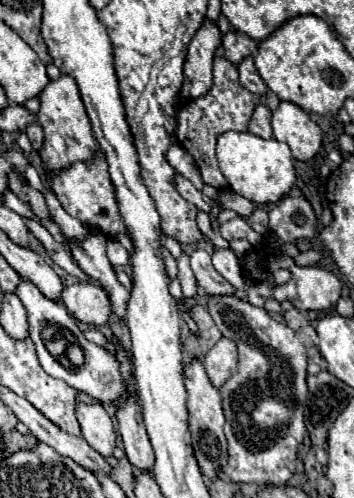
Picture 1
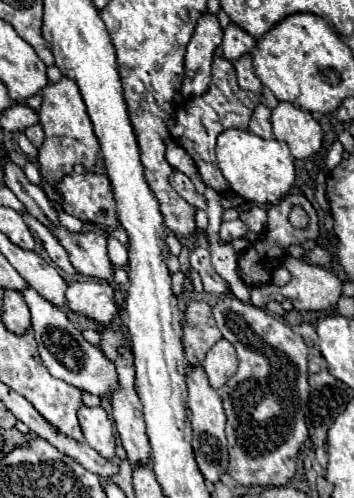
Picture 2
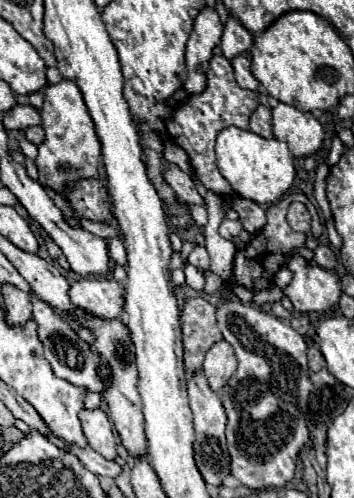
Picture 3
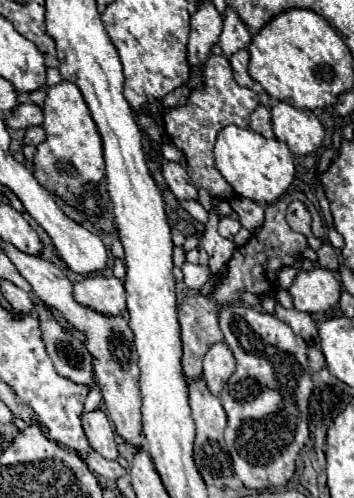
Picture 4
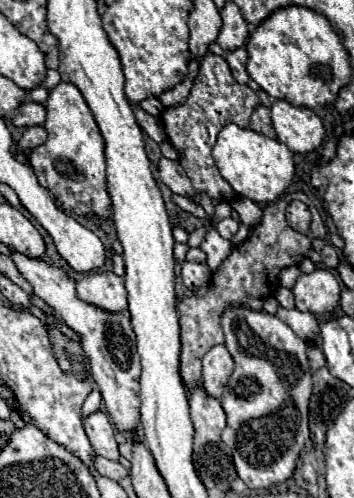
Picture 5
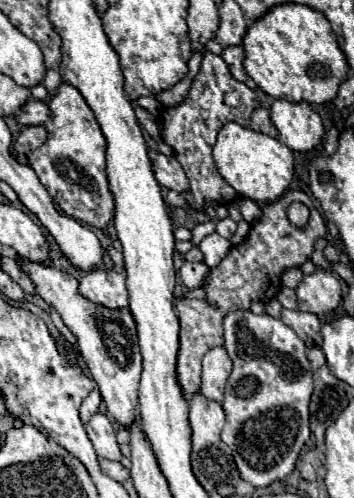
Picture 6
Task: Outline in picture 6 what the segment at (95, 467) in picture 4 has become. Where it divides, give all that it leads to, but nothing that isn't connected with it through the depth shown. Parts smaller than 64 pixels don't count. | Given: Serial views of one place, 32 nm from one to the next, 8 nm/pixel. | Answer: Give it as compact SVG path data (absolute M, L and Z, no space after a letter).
M100 460L100 466L102 466L102 472L108 474L110 478L118 480L118 482L124 482L130 478L130 470L124 468L120 462L110 462L110 460Z

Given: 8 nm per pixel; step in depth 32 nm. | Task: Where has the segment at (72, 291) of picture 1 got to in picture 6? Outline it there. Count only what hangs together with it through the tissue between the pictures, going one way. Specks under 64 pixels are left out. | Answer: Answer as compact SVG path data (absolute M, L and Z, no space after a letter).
M94 268L86 272L80 280L80 292L106 308L126 308L128 306L128 290L126 276L116 270Z

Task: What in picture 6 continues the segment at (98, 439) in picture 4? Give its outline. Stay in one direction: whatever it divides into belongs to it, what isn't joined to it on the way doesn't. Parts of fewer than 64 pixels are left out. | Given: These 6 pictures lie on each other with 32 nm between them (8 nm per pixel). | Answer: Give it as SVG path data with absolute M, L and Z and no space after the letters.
M94 414L90 418L90 422L86 424L86 432L88 432L88 438L94 444L94 450L100 458L120 462L122 452L116 442L116 430L104 414Z

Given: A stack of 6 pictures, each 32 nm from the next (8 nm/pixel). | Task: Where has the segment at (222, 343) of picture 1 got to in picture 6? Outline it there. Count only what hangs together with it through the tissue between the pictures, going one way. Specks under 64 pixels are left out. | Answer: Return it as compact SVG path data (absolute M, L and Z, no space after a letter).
M222 346L212 348L202 360L200 394L208 400L222 402L224 386L226 386L226 380L230 376L230 370L232 370L232 362L230 362L226 350Z

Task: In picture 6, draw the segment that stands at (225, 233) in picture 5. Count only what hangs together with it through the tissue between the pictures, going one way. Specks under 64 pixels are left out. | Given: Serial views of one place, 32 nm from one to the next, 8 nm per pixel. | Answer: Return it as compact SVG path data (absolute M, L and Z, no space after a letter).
M224 218L224 220L218 220L216 224L216 232L224 238L232 238L232 234L236 232L236 222L232 218Z

